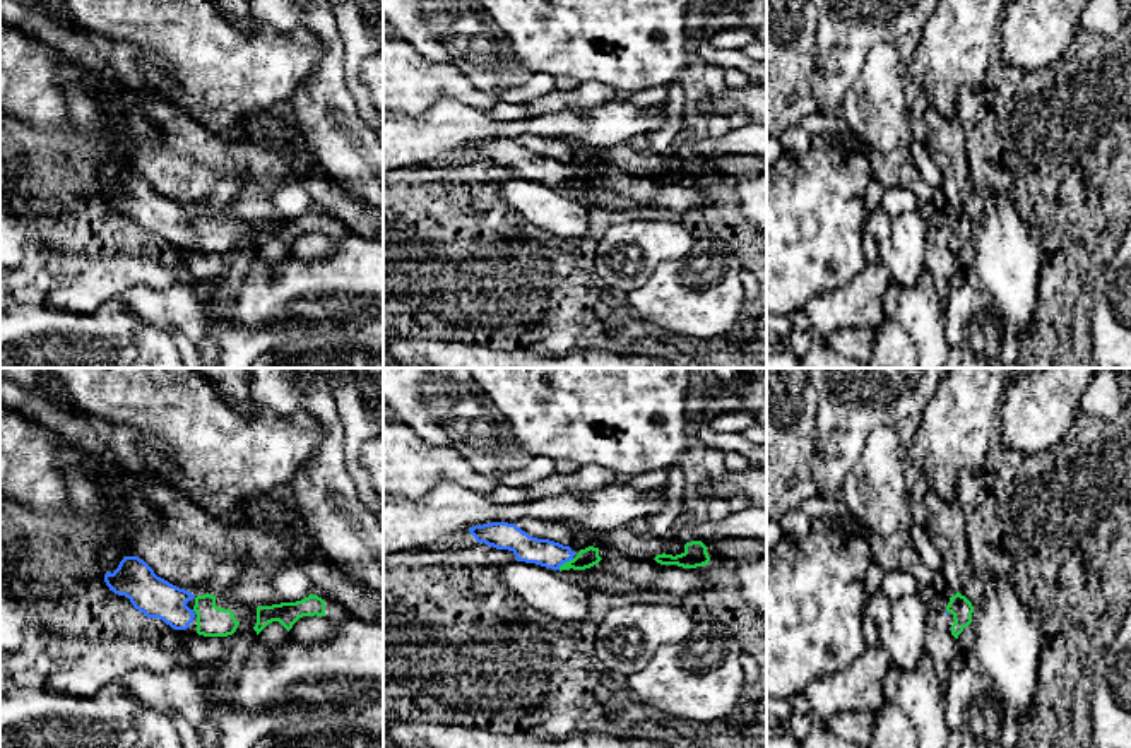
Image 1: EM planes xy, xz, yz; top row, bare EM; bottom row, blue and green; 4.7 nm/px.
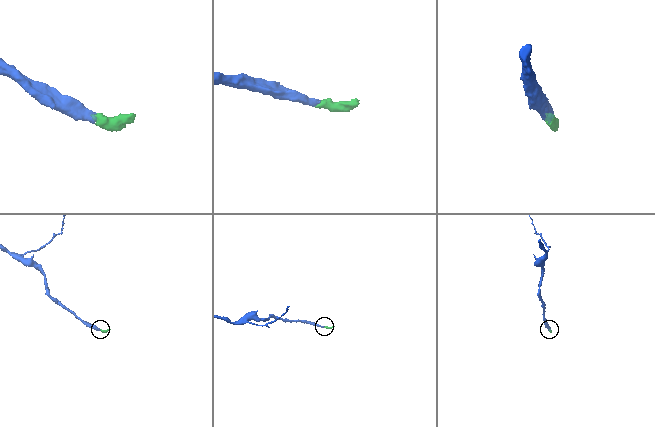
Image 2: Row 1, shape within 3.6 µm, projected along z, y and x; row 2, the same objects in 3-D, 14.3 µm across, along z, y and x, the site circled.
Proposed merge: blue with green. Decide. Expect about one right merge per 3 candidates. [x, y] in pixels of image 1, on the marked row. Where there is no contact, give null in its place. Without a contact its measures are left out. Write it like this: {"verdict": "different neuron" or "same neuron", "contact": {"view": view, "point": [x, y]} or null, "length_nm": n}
{"verdict": "same neuron", "contact": {"view": "xz", "point": [565, 562]}, "length_nm": 90}

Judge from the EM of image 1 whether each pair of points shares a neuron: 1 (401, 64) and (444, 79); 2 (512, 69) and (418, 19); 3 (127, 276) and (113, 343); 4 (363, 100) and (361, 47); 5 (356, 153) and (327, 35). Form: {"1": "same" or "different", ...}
{"1": "same", "2": "same", "3": "different", "4": "same", "5": "same"}

